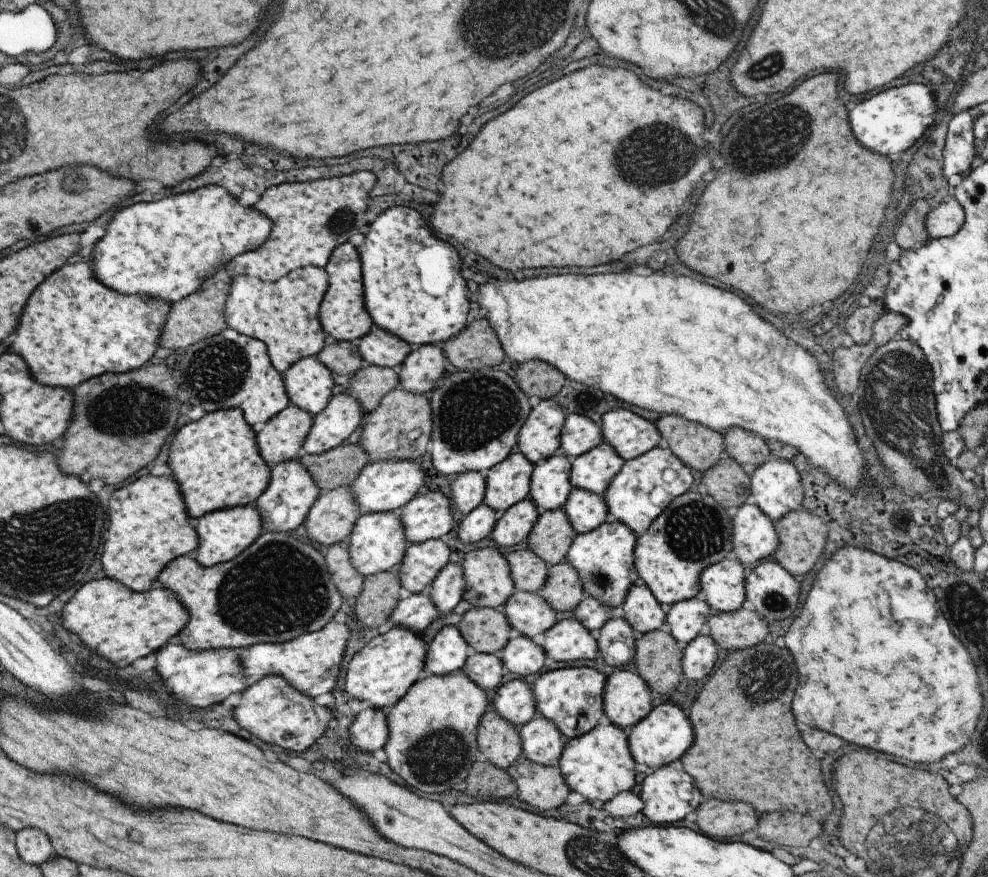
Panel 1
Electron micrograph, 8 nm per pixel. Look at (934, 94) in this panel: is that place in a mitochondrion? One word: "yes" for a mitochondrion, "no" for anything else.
no

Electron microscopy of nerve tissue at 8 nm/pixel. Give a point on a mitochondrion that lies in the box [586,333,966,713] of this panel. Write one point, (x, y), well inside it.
(896, 398)

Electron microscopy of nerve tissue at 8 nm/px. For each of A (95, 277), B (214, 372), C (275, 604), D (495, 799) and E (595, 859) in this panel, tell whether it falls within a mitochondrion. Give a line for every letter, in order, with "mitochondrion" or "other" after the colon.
A: other
B: mitochondrion
C: mitochondrion
D: other
E: mitochondrion

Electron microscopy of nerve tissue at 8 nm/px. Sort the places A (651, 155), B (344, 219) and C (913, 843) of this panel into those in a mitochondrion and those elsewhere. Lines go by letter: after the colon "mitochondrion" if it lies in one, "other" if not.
A: mitochondrion
B: mitochondrion
C: mitochondrion

